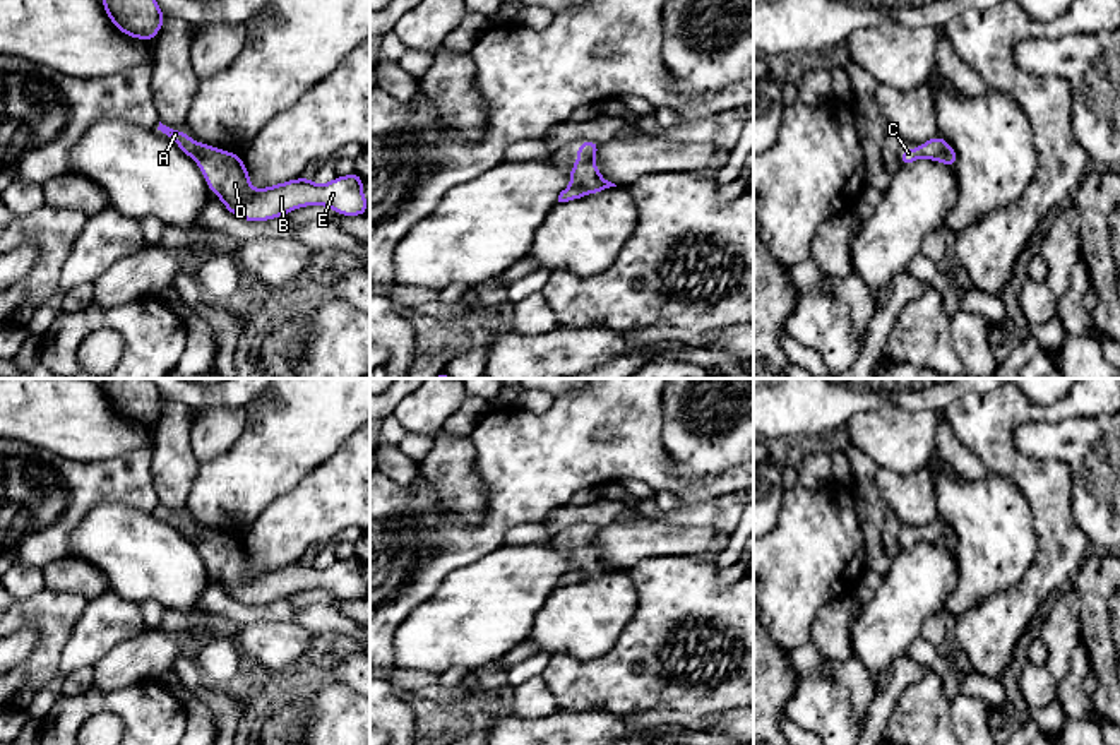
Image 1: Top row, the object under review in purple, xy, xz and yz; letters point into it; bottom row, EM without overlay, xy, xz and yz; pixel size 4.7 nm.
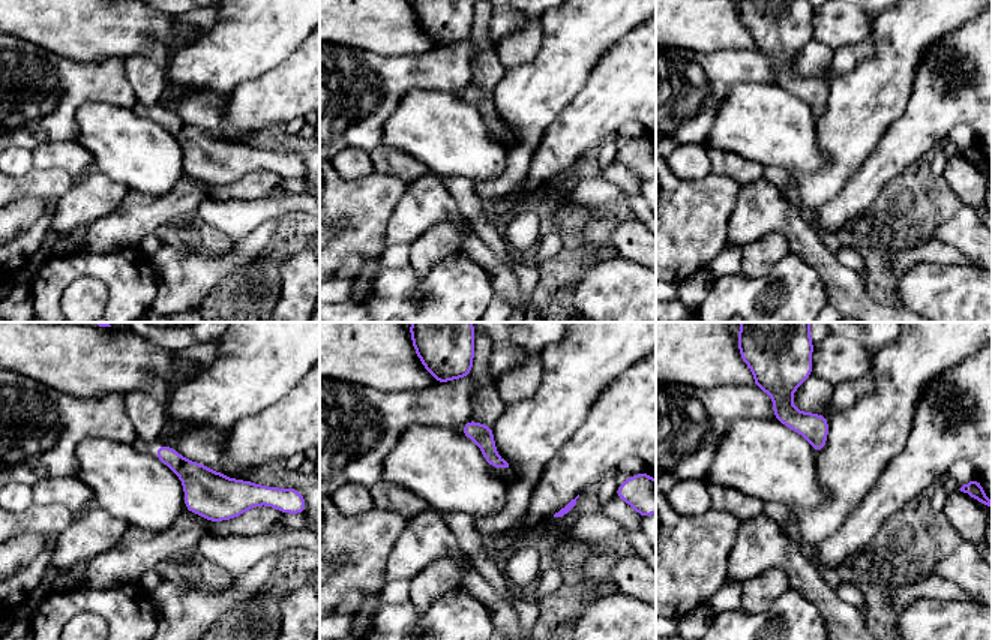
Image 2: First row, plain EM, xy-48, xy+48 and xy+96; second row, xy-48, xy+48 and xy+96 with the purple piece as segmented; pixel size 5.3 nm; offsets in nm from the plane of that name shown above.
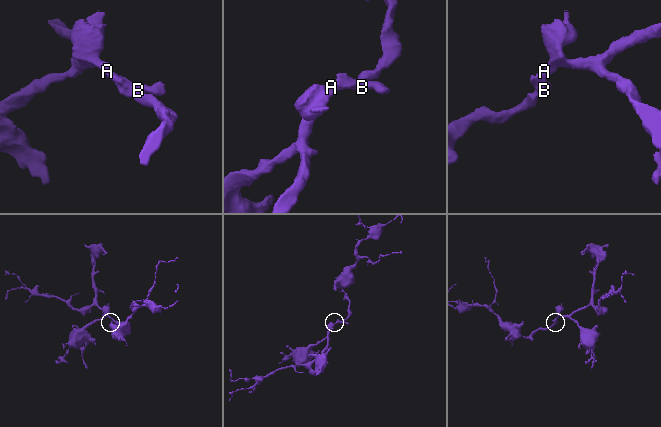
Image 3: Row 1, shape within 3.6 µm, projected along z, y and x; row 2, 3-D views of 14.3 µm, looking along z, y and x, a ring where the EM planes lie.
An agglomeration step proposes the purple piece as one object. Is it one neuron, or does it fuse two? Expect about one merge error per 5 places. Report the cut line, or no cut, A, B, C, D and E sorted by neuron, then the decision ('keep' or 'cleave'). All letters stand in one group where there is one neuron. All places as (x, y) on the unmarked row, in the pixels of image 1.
no cut | A B C D E | keep

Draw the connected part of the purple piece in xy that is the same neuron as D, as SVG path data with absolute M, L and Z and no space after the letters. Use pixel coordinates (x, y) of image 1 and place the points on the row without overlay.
M159 505L158 514L171 521L176 529L200 551L209 574L224 591L243 605L271 605L305 589L325 589L339 599L368 596L363 579L363 560L351 557L336 560L325 569L315 569L308 560L253 574L250 558L240 538L200 527L183 514L173 514Z

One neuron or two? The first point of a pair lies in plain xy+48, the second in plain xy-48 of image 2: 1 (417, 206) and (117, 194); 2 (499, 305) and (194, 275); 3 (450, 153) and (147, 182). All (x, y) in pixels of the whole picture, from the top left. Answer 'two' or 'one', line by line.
1: one
2: one
3: one

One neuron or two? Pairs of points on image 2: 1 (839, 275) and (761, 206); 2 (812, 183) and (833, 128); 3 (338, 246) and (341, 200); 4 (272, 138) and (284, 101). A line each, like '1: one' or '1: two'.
1: one
2: one
3: one
4: two

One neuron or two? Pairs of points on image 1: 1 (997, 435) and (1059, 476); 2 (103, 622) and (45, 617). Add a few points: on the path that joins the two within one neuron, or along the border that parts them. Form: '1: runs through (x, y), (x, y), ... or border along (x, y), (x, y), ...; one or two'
1: runs through (1006, 452), (1030, 476), (1042, 476); one
2: border along (88, 601), (64, 646); two

